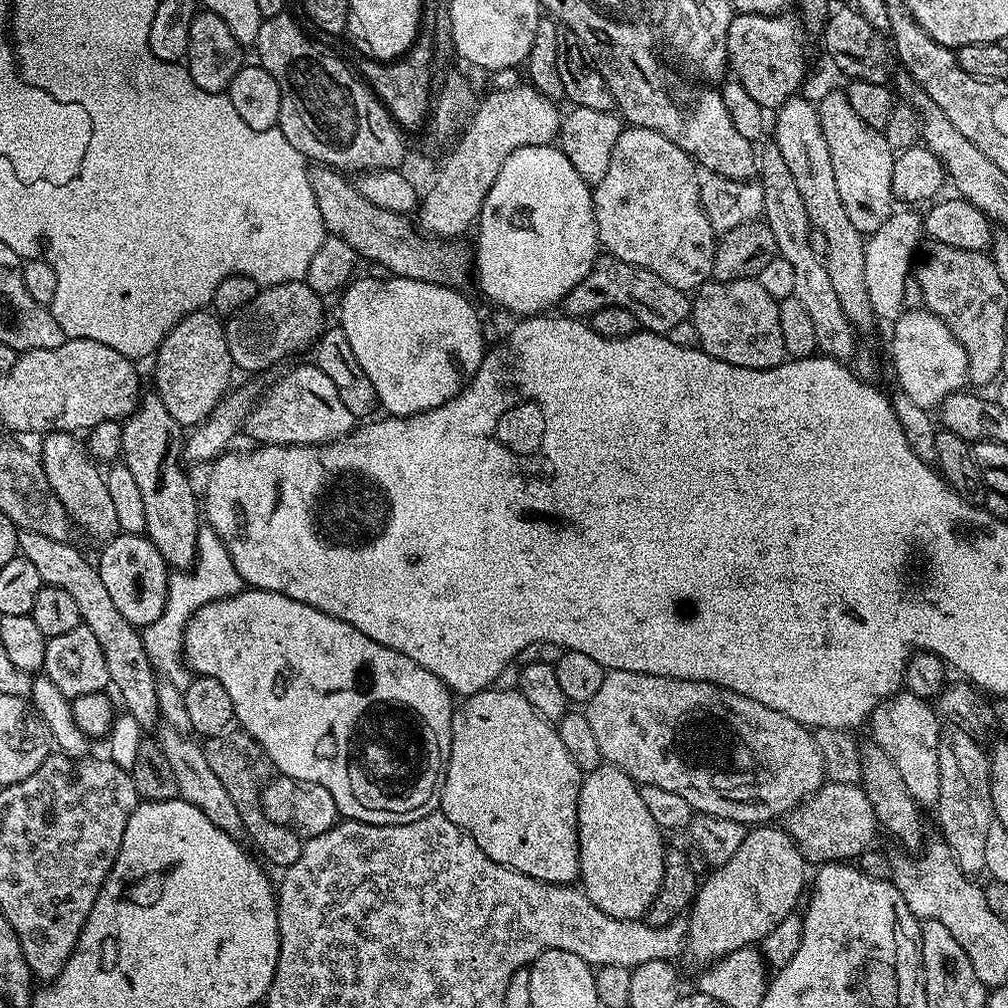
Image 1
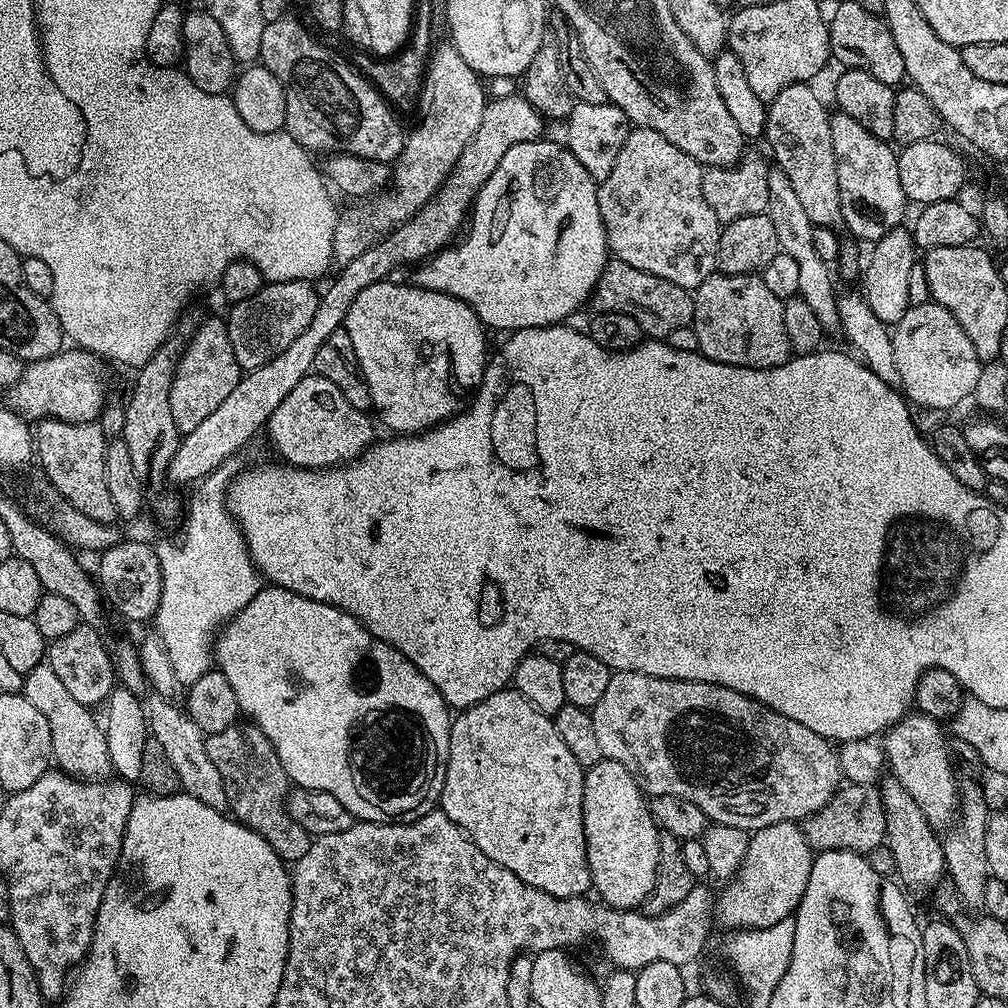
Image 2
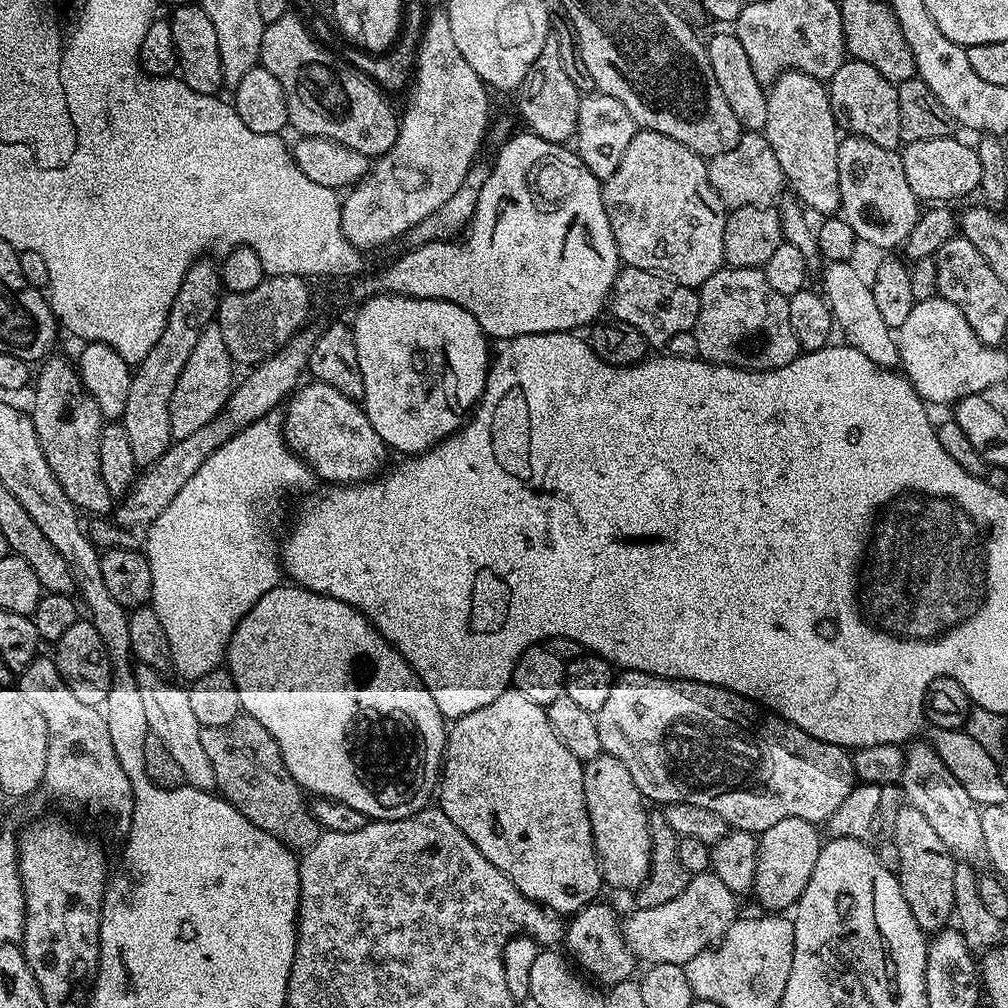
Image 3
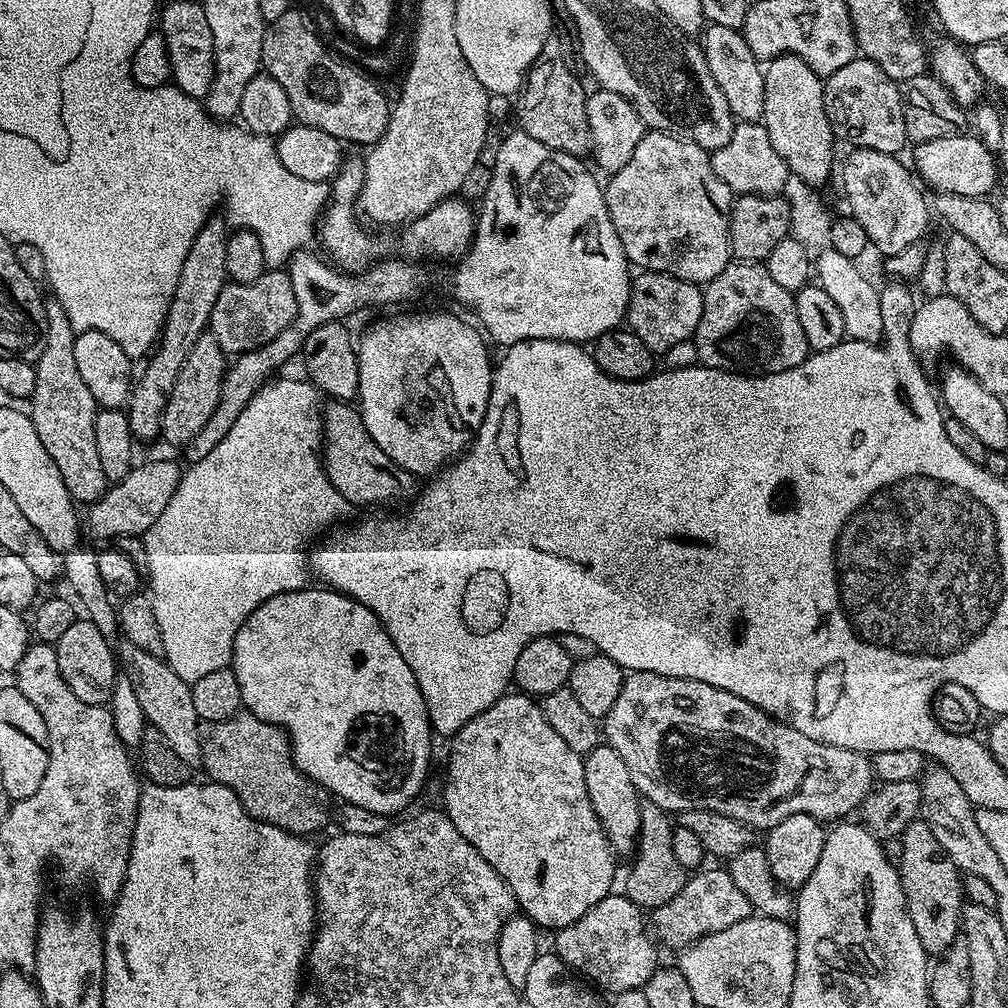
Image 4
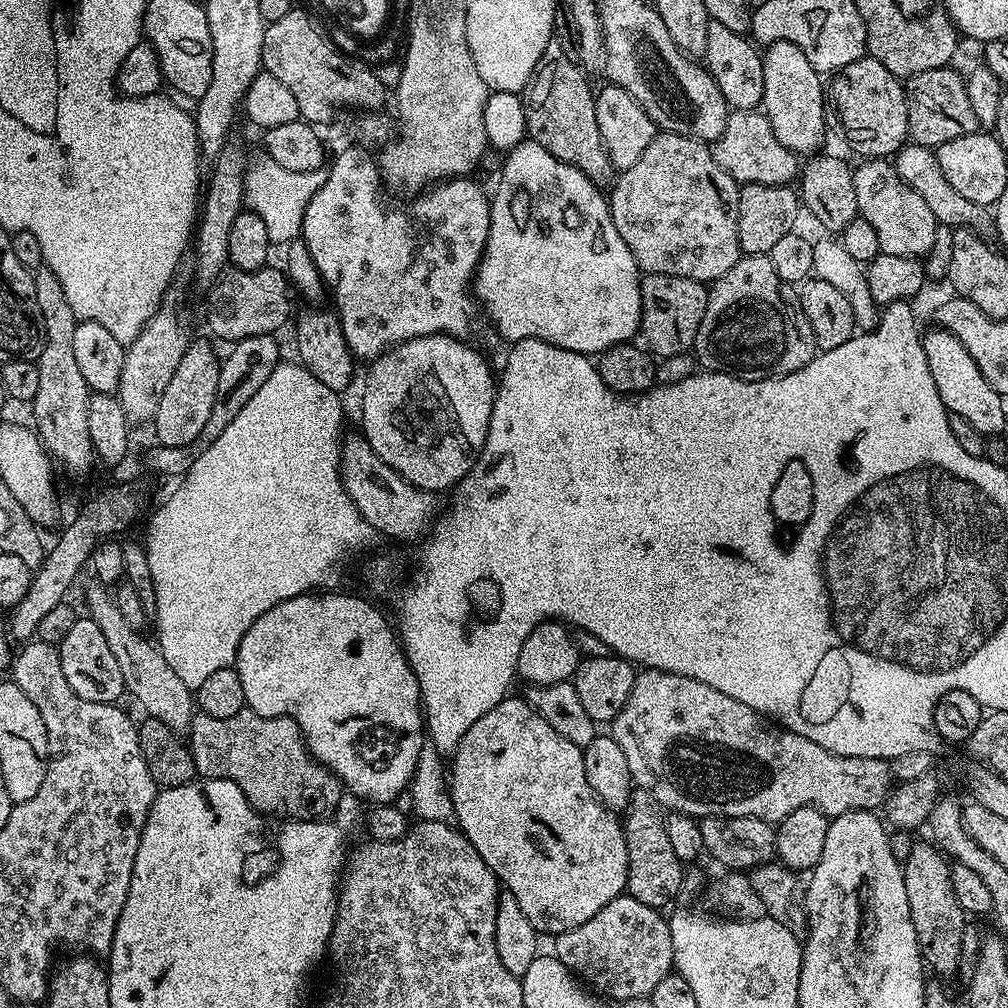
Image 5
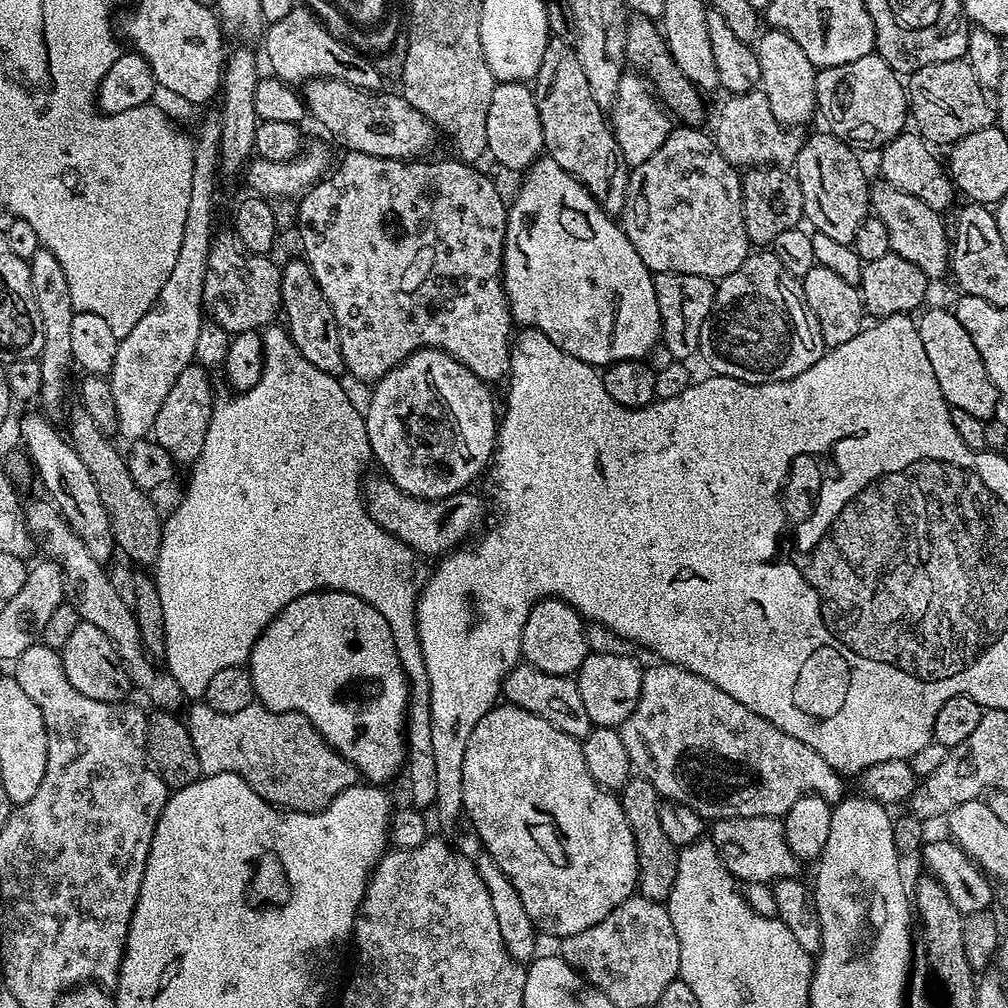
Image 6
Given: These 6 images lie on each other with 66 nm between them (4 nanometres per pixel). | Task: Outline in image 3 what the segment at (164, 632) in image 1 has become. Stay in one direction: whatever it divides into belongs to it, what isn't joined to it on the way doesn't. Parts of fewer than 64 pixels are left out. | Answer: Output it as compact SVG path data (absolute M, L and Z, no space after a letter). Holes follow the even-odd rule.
M269 414L245 426L236 436L229 438L222 447L214 450L199 467L198 472L190 478L186 486L178 491L177 497L166 506L165 512L158 514L156 520L147 525L148 541L146 539L143 541L142 551L148 557L150 574L152 575L150 607L155 610L159 620L162 621L162 630L166 630L166 642L170 642L172 668L175 671L180 671L185 676L185 681L197 680L202 678L202 674L213 672L214 669L221 667L228 650L228 643L232 640L238 622L252 609L254 602L258 602L258 598L262 598L262 594L274 590L276 585L281 583L282 565L278 555L278 540L276 544L276 536L272 533L272 515L275 514L276 507L280 504L279 496L284 496L287 492L300 492L303 488L310 487L312 480L314 481L312 469L284 441L281 417L276 414Z

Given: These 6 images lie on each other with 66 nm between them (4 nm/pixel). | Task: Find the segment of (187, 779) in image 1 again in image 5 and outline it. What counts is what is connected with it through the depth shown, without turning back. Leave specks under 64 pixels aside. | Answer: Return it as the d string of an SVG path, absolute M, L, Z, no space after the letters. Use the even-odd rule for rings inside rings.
M92 582L92 585L84 592L84 604L88 607L87 619L92 620L102 630L106 642L110 645L110 650L114 658L118 661L118 667L122 669L122 678L127 695L136 696L136 700L145 709L147 715L158 718L158 722L166 722L181 734L187 733L192 727L192 717L194 715L194 692L174 674L174 669L170 667L170 662L161 654L159 647L152 644L143 635L141 629L130 626L126 622L122 610L118 610L118 602L115 595L105 585L99 582Z

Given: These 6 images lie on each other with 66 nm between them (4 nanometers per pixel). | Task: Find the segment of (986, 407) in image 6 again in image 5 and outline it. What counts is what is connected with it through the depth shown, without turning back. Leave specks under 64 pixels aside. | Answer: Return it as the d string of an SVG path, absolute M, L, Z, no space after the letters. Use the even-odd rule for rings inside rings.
M932 326L929 332L927 329L923 333L922 346L926 350L926 362L930 362L930 374L934 378L934 386L938 386L938 398L942 398L949 413L966 418L966 422L970 422L970 426L974 426L974 430L978 430L986 438L1003 433L1000 431L1004 428L1005 397L1000 396L998 390L994 390L994 386L990 386L990 382L986 382L986 378L978 370L974 358L970 358L970 350L966 350L966 346L954 334L950 334L950 330L939 326Z

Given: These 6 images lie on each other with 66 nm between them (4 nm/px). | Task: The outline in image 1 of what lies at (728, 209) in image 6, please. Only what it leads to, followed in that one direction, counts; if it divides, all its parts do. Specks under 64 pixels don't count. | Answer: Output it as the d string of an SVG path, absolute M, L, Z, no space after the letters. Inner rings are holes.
M625 127L614 142L614 154L610 154L610 166L602 182L592 188L592 205L596 233L601 249L622 262L642 266L650 274L658 274L662 282L670 282L684 293L691 293L702 284L707 284L714 266L714 254L718 243L700 201L700 176L698 165L681 148L674 146L670 138L645 128Z

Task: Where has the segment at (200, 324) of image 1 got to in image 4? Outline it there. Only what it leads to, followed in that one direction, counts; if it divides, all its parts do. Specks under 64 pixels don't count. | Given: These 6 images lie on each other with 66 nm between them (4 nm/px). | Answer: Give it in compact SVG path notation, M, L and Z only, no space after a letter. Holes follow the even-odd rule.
M205 334L194 342L194 350L188 352L182 370L178 370L178 382L174 382L174 390L166 402L164 417L160 423L160 436L168 444L183 446L194 438L210 422L210 414L214 414L214 406L218 406L218 394L222 394L222 382L226 371L226 354L222 346L211 334Z

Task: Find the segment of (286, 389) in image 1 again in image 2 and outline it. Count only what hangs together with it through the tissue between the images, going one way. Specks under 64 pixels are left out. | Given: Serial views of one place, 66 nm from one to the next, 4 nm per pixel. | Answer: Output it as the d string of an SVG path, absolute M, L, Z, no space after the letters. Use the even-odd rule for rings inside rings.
M310 374L302 378L292 389L290 394L279 402L278 408L266 423L266 433L272 439L272 444L276 447L276 452L281 461L287 462L297 468L334 468L343 466L350 460L356 459L372 447L374 437L372 437L372 424L368 421L368 412L360 412L338 391L338 386L334 382L326 382L326 378Z

